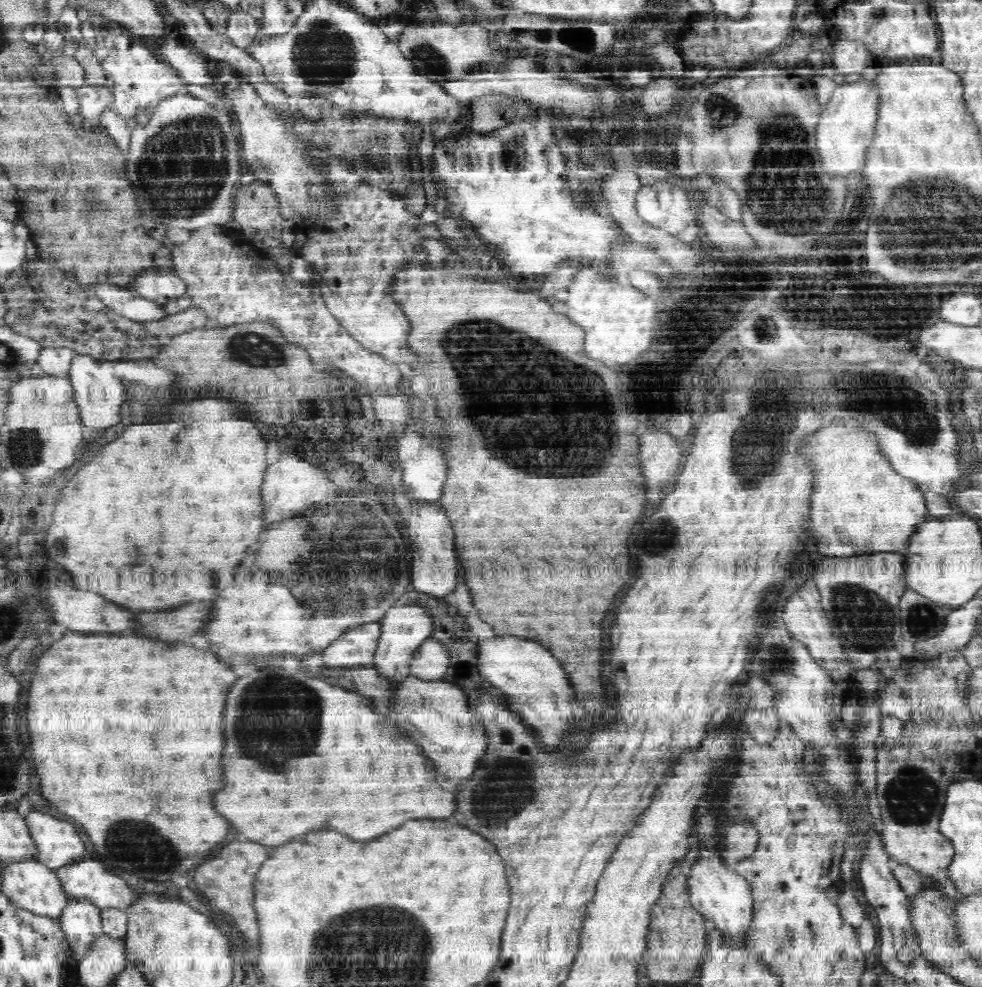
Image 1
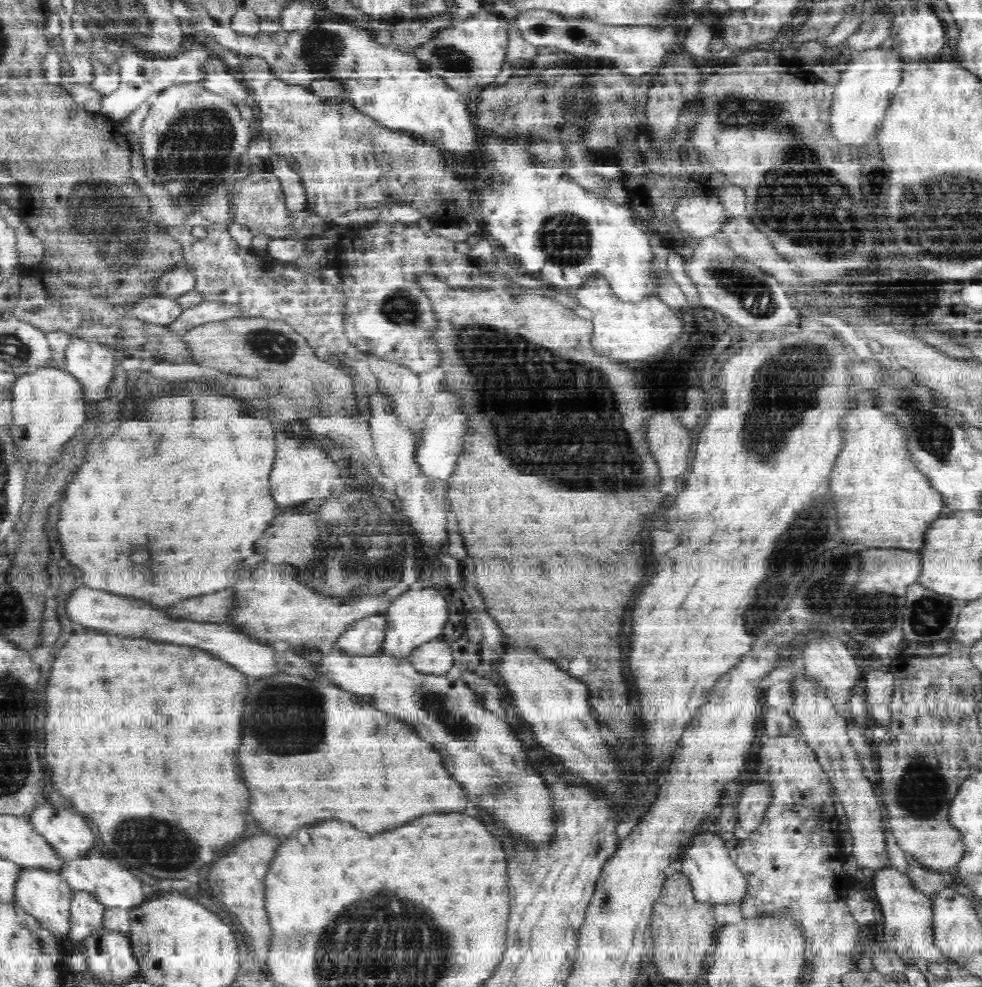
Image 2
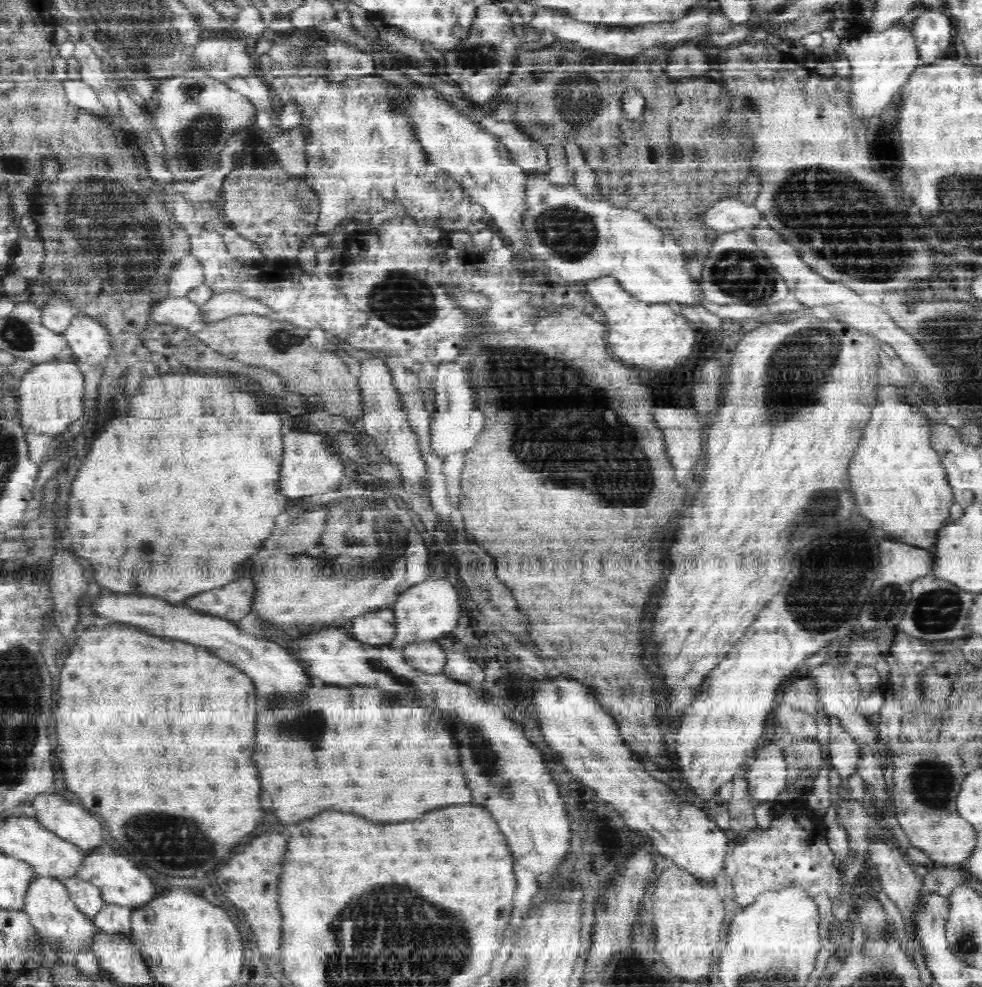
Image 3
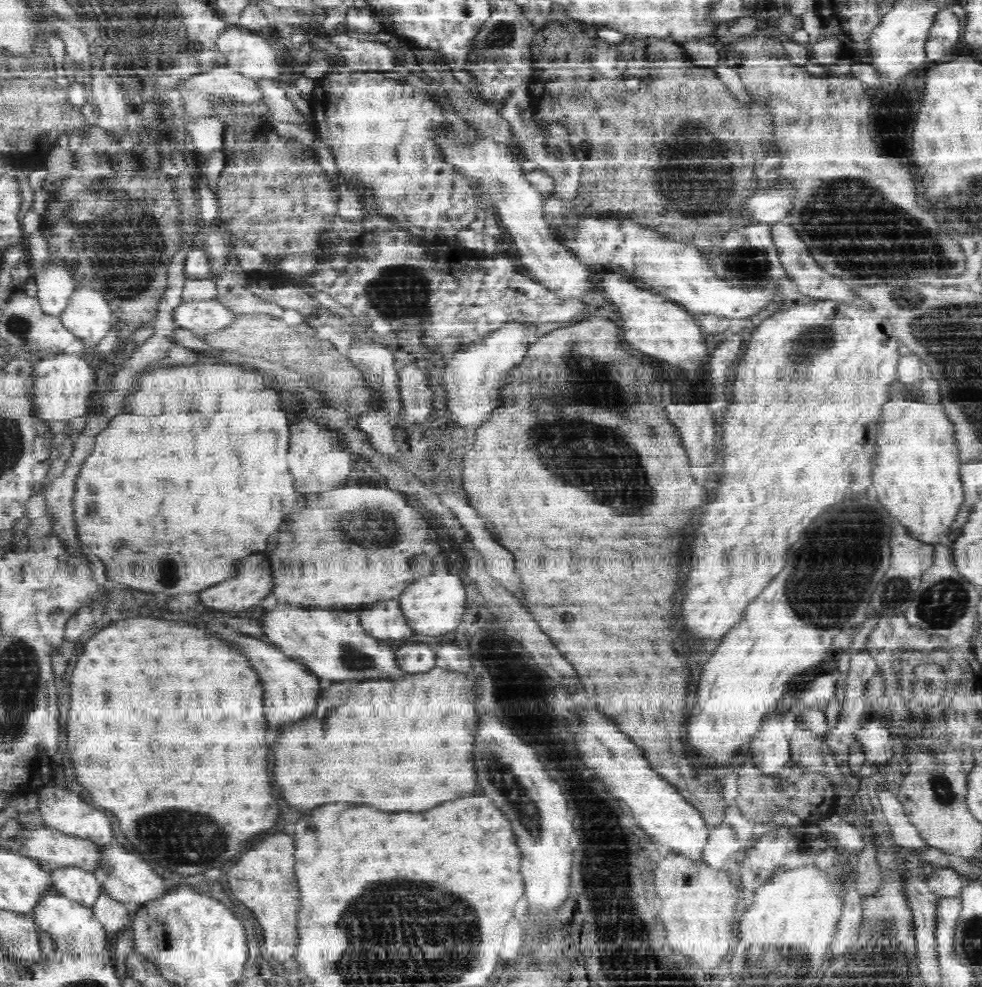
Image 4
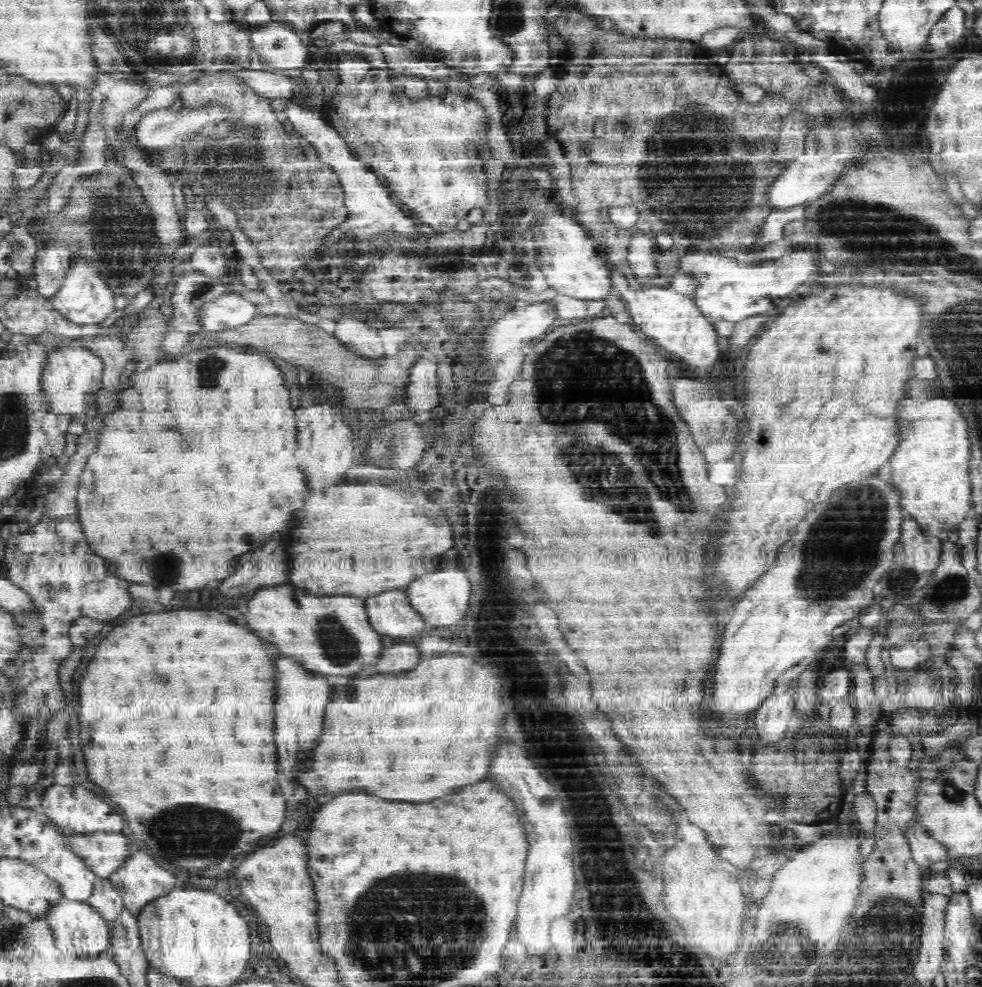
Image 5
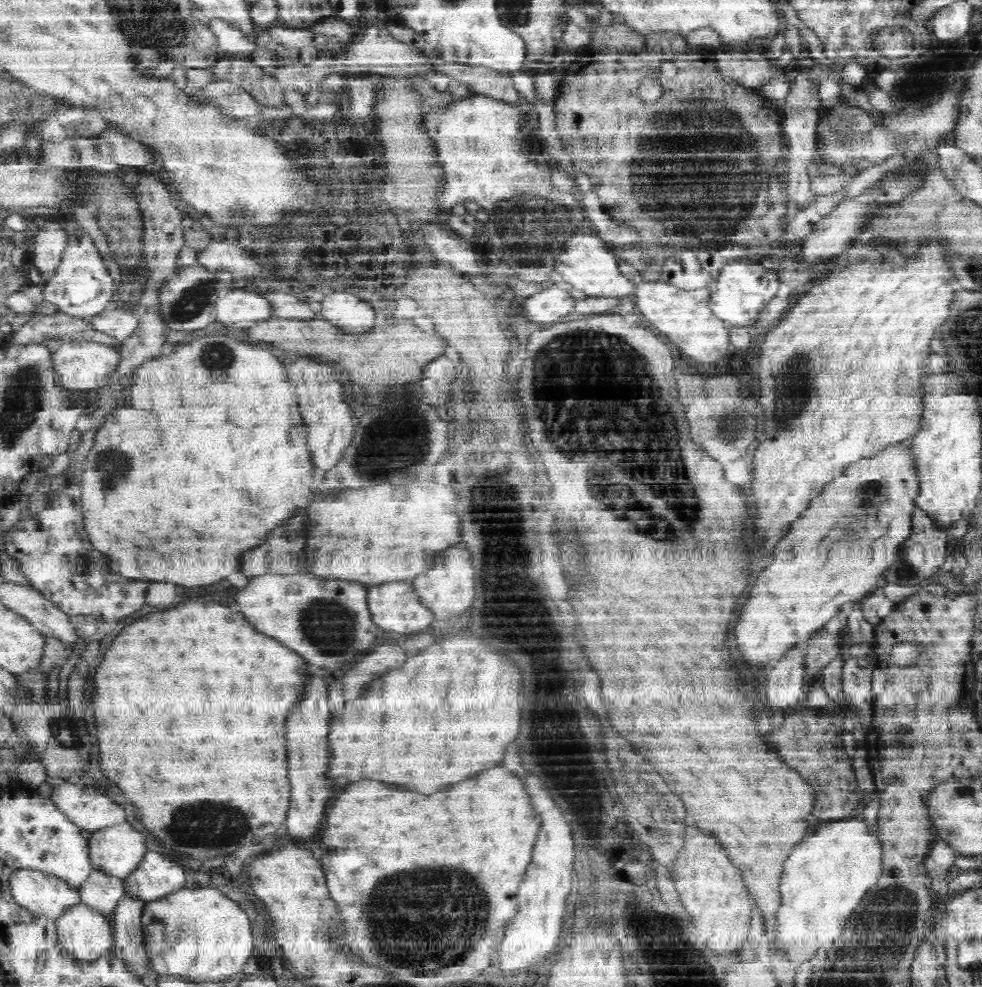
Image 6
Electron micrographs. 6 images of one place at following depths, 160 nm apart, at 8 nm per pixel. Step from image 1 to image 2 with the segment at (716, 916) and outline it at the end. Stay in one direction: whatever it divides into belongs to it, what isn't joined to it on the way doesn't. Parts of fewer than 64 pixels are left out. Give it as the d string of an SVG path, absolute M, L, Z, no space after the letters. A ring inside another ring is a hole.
M697 827L689 844L684 846L684 850L678 854L678 860L681 862L681 873L687 875L692 882L696 900L708 902L711 905L719 903L732 903L740 900L746 890L746 881L740 869L736 867L735 859L732 859L725 838L720 836L715 829Z

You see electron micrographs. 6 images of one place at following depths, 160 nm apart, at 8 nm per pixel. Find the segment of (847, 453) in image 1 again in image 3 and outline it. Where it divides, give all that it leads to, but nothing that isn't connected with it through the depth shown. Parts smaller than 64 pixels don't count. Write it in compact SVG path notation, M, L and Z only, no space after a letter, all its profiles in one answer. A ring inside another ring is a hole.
M882 400L874 407L872 422L864 430L864 442L856 450L856 458L852 462L852 486L856 490L856 502L860 506L862 516L872 520L872 524L881 530L885 538L907 542L914 546L927 548L936 545L939 530L950 519L950 506L955 503L954 489L948 480L947 470L939 452L930 442L932 438L932 422L924 414L922 408Z

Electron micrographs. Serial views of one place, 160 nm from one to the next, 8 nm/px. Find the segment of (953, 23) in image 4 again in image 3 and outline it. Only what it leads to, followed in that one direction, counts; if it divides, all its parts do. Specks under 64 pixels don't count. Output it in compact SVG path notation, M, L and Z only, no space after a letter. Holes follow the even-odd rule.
M928 9L914 20L915 37L923 65L931 65L944 58L952 46L952 20L944 12Z

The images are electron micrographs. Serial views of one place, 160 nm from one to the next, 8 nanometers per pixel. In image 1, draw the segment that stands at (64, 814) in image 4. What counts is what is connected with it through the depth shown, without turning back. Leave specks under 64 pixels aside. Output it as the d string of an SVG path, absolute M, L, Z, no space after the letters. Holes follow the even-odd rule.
M29 812L25 816L29 833L39 848L38 861L44 863L52 869L60 868L75 862L80 862L87 855L86 846L82 842L80 830L76 824L68 822L68 820L58 820L46 812Z

